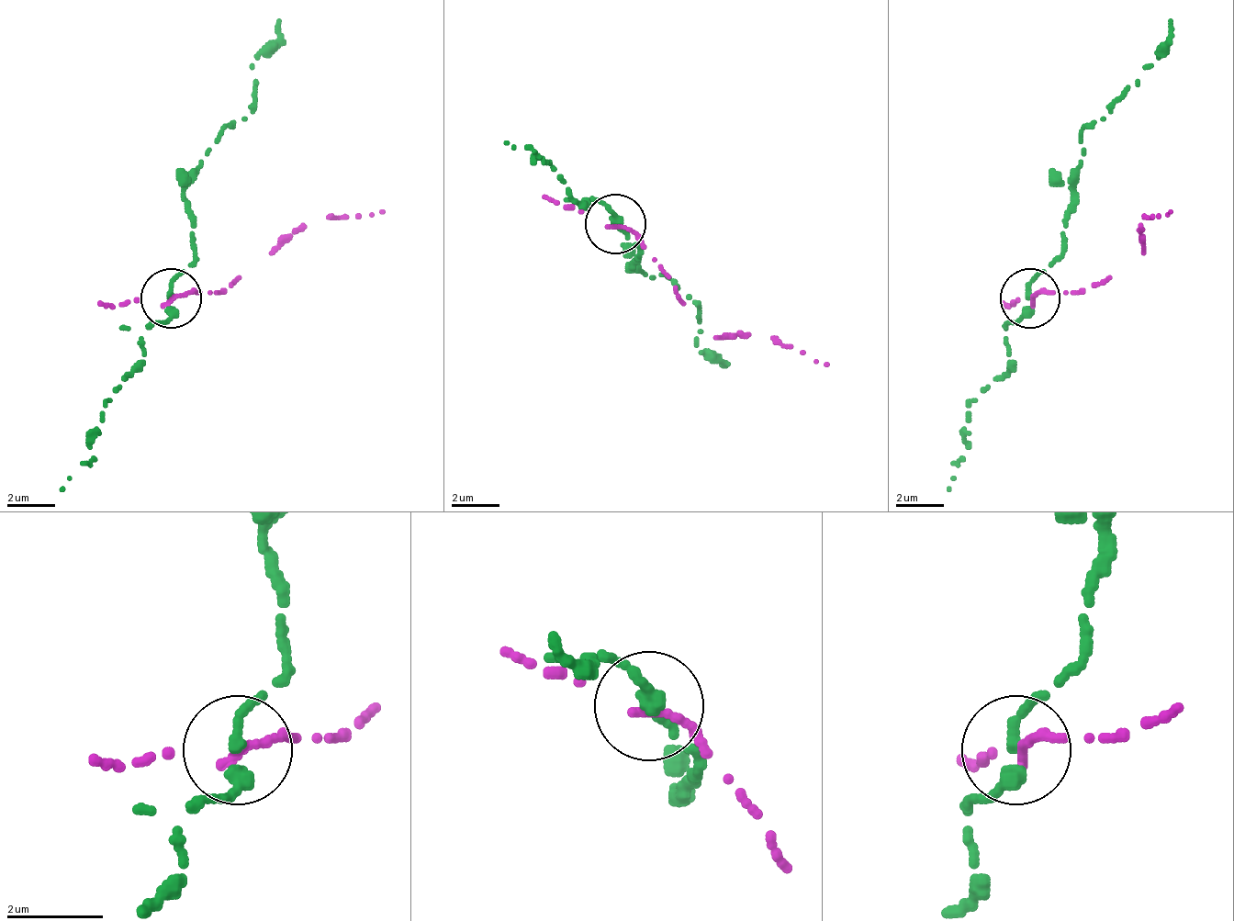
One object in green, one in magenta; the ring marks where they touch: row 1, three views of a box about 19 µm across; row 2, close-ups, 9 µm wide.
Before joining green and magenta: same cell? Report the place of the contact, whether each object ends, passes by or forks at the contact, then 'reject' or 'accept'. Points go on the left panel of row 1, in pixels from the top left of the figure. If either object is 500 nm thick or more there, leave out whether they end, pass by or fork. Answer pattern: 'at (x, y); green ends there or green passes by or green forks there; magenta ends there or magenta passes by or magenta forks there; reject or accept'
at (171, 298); green passes by; magenta ends there; reject

